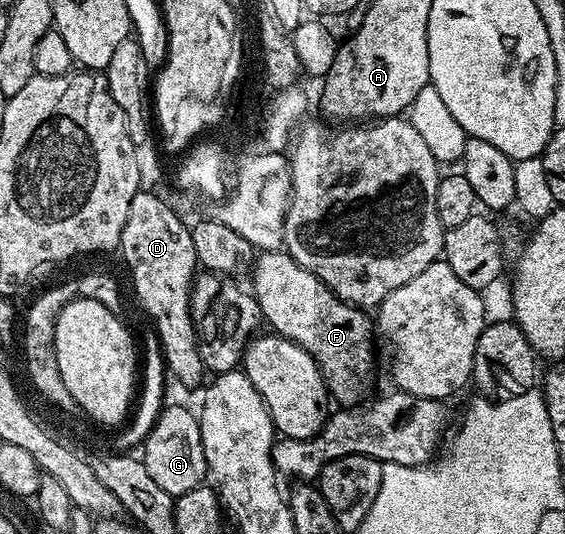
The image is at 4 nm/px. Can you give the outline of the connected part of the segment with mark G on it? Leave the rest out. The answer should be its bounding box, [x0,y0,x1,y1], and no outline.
[143,407,208,497]

